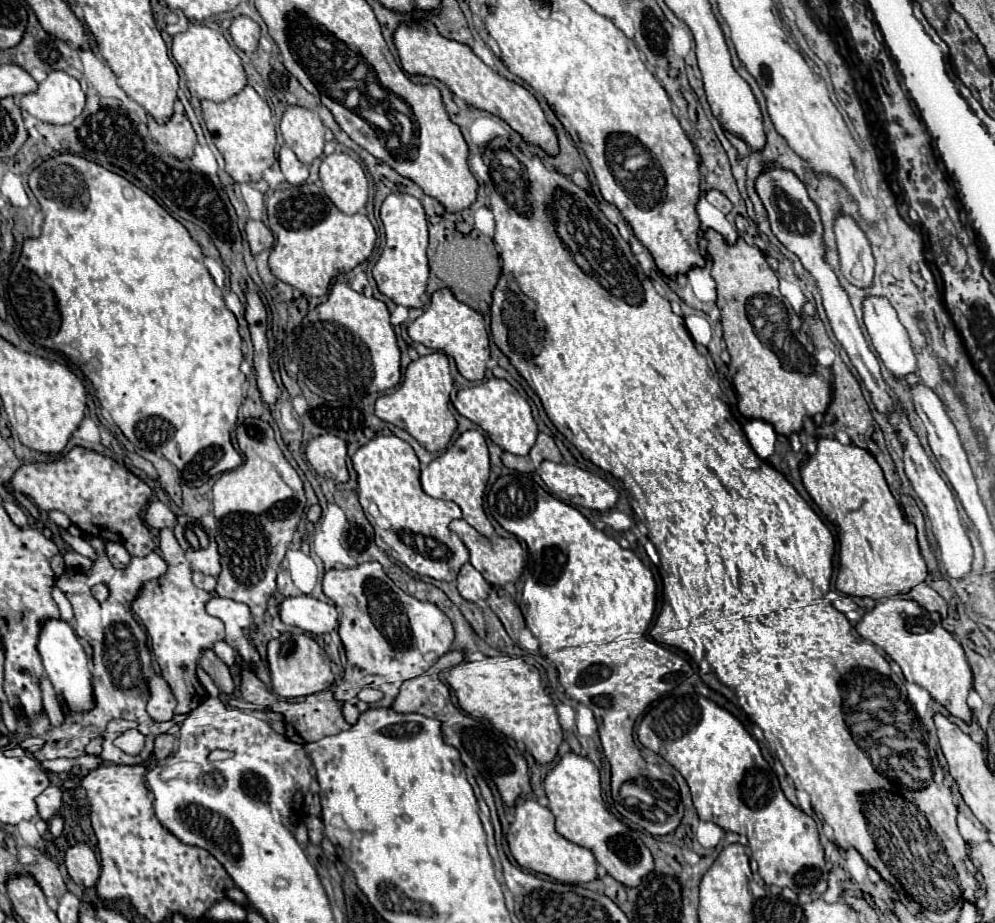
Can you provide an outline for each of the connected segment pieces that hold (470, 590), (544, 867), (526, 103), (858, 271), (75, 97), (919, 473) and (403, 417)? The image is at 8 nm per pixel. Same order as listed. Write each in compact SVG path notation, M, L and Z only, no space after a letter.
M467 562L457 574L457 590L469 602L479 602L489 596L491 584Z
M525 800L515 808L515 820L507 832L507 844L521 868L545 874L557 882L583 884L583 882L593 882L597 878L597 860L593 852L557 834L555 818L551 810L535 800Z
M421 18L421 20L411 20L411 22L401 22L397 26L397 30L393 32L393 42L395 42L399 60L401 60L401 66L405 72L425 74L425 76L441 80L461 100L505 120L527 142L541 146L551 156L559 152L557 136L555 136L551 124L545 120L545 114L543 114L539 102L535 100L535 96L529 90L525 90L523 86L519 86L517 82L511 82L511 80L503 78L501 74L493 72L467 44L449 40L443 34L439 34L431 20Z
M839 216L835 220L835 236L843 276L857 288L869 288L873 284L875 260L865 234L853 222L853 218Z
M61 70L51 72L37 92L21 98L21 110L47 124L69 124L83 112L83 106L85 92L79 80Z
M895 404L895 410L899 410L899 430L903 430L903 442L907 442L907 454L903 454L903 462L905 462L905 474L911 480L917 496L923 500L925 508L927 508L927 516L931 520L931 528L935 534L935 540L939 544L939 552L941 552L941 560L943 566L947 570L947 574L951 578L965 578L971 572L971 564L973 564L973 548L967 536L967 530L959 518L957 512L957 504L955 504L955 496L949 490L949 486L943 482L943 478L937 474L935 466L931 464L931 460L927 458L925 450L919 444L917 434L911 430L909 420L905 416L905 412L901 410L899 404Z
M433 352L407 366L405 380L393 394L383 394L377 398L375 414L389 424L401 426L429 452L439 452L449 444L453 432L457 430L457 422L450 410L451 390L453 378L449 372L447 356L443 352Z

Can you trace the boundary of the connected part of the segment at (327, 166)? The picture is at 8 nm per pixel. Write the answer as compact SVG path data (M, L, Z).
M333 152L323 158L319 178L325 194L343 214L357 214L367 204L369 184L363 168L345 152Z

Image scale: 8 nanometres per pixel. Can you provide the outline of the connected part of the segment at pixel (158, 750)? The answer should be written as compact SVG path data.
M161 734L161 736L157 736L155 738L155 756L159 758L159 760L165 760L171 752L173 752L173 744L175 744L175 736L171 736L171 734Z

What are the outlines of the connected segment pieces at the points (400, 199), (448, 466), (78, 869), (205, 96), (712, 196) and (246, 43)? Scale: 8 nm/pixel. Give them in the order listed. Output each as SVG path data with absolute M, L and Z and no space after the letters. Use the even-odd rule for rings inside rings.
M389 194L381 204L381 222L385 226L385 248L373 266L373 278L381 294L391 298L395 304L407 308L423 308L421 296L425 294L429 280L427 264L427 218L421 202L411 194Z
M477 430L463 432L451 448L447 448L439 458L435 458L426 469L421 471L420 482L423 490L441 500L455 502L461 512L463 520L467 520L479 534L491 538L493 536L493 524L487 520L483 510L483 492L489 480L489 452L485 436Z
M75 844L73 848L69 848L65 854L65 864L67 864L67 872L75 884L85 886L85 888L93 888L97 884L101 866L89 846Z
M191 24L187 32L175 34L173 46L171 46L171 56L181 66L187 80L195 82L195 92L197 92L199 100L223 102L223 100L239 94L239 90L243 90L247 84L247 76L245 76L245 70L243 70L243 64L241 64L241 58L237 56L237 52L229 46L229 42L225 40L225 36L221 32L211 30L203 24Z
M709 190L705 196L707 196L707 200L709 200L715 208L719 208L723 214L727 214L727 212L731 210L731 202L729 202L727 196L723 196L721 192L717 192L717 190Z
M237 16L229 28L233 44L243 50L245 54L253 54L259 46L261 28L257 22L253 22L249 16Z

